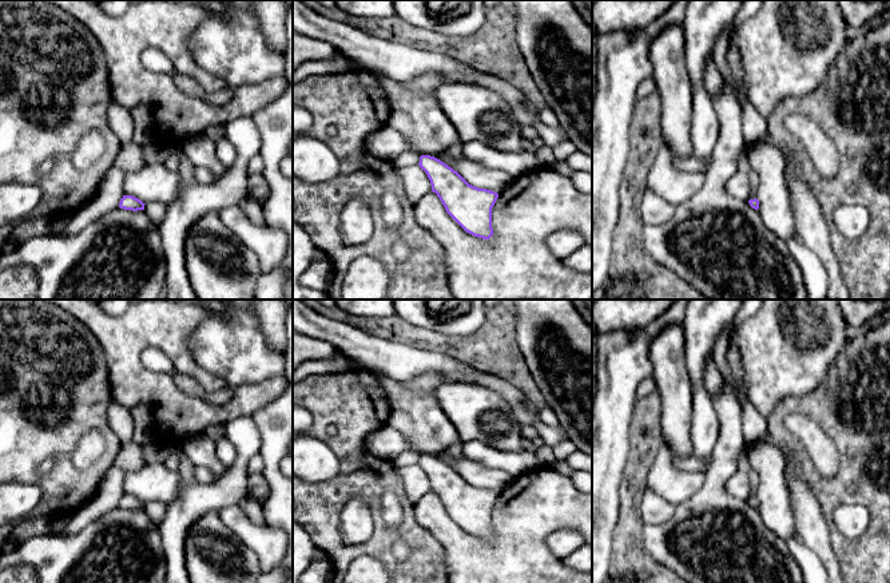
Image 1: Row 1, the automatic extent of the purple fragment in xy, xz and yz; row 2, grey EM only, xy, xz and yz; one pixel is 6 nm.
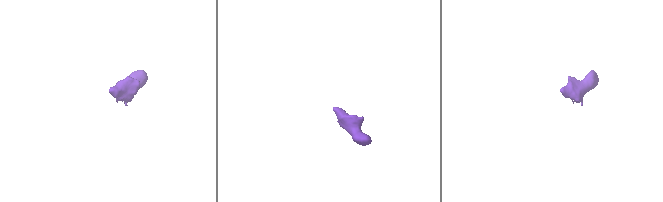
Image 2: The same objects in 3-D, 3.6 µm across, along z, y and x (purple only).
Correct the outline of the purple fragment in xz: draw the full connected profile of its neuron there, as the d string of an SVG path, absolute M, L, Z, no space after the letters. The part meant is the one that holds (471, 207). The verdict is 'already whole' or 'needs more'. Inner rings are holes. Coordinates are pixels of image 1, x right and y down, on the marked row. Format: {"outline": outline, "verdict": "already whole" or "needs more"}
{"outline": "M347 59L347 70L369 71L382 87L390 112L405 112L413 124L413 138L406 139L409 150L420 154L420 163L397 168L406 201L416 205L433 191L446 213L469 234L489 239L493 235L492 209L498 194L469 185L457 171L436 158L460 143L457 130L450 123L434 95L406 90L401 82Z", "verdict": "needs more"}

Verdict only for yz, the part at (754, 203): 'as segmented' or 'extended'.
extended

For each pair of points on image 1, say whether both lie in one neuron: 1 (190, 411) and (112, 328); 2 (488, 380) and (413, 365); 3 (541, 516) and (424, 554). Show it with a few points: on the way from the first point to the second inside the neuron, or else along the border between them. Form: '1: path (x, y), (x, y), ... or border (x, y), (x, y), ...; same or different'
1: path (166, 400), (123, 357), (123, 352); same
2: path (469, 375), (449, 371), (442, 365), (432, 365); same
3: border (421, 526), (442, 547), (442, 564), (447, 568); different

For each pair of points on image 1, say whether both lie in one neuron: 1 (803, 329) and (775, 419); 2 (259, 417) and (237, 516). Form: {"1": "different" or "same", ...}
{"1": "different", "2": "different"}

